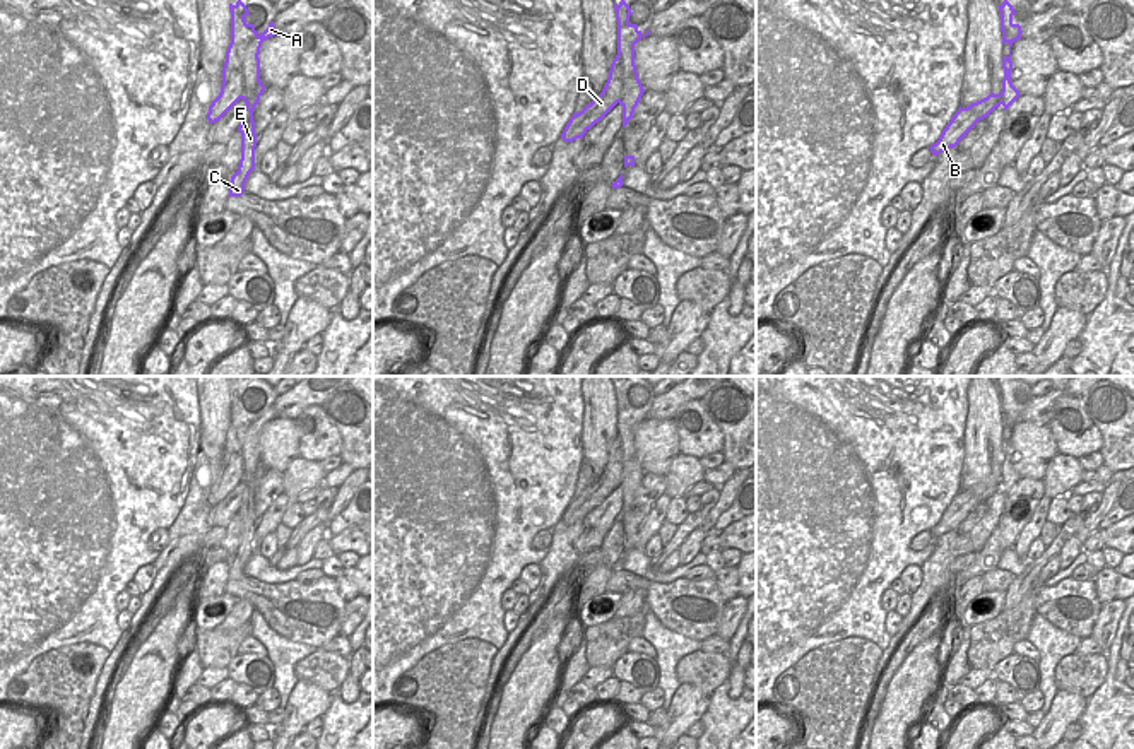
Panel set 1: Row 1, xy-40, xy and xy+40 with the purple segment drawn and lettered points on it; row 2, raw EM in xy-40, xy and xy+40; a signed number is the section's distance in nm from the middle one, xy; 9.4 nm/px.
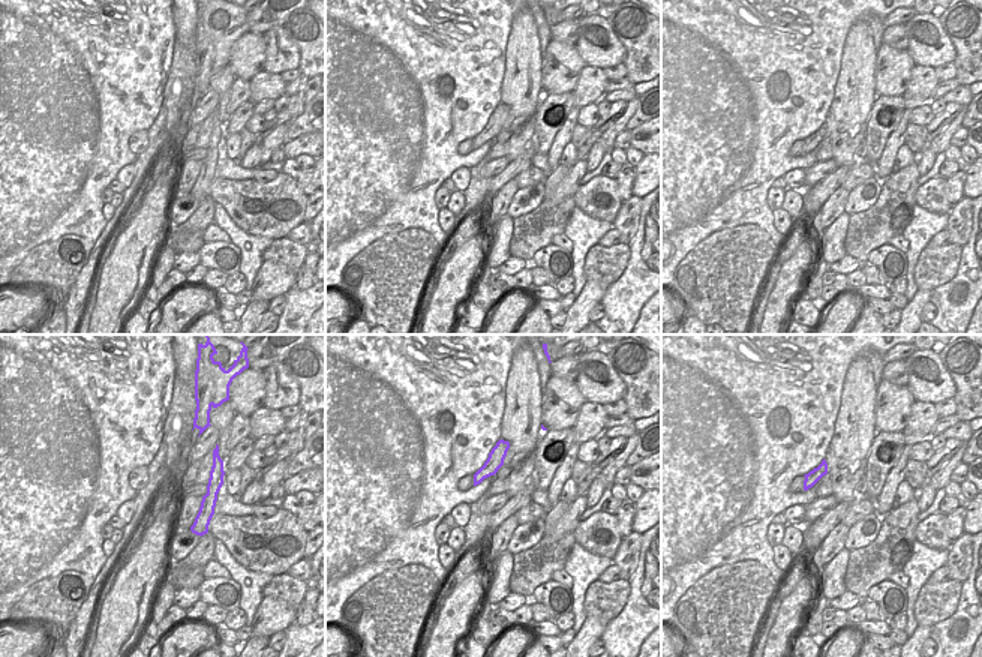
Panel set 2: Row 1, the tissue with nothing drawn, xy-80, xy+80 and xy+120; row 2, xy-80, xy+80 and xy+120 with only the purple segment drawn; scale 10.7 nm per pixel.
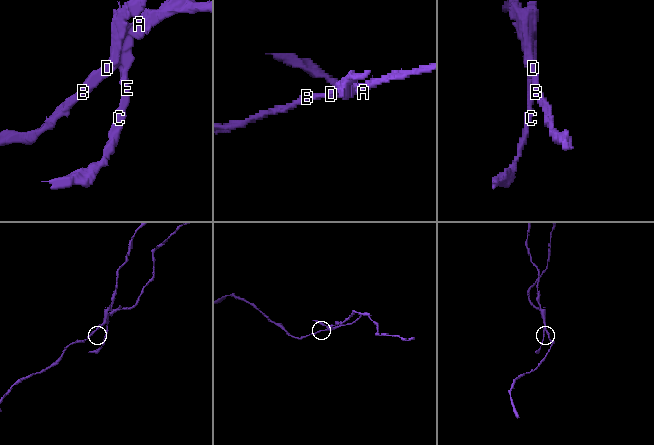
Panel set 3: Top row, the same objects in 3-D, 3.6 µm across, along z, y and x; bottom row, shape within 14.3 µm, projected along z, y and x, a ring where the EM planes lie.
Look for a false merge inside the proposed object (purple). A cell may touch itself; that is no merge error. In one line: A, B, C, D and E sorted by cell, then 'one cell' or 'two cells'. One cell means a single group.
A C E / B D; two cells

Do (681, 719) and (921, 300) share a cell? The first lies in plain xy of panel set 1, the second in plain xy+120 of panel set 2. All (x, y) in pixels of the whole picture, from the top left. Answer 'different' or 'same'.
same

